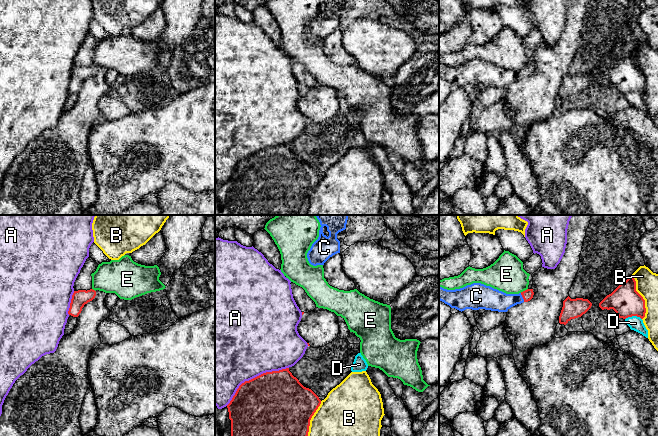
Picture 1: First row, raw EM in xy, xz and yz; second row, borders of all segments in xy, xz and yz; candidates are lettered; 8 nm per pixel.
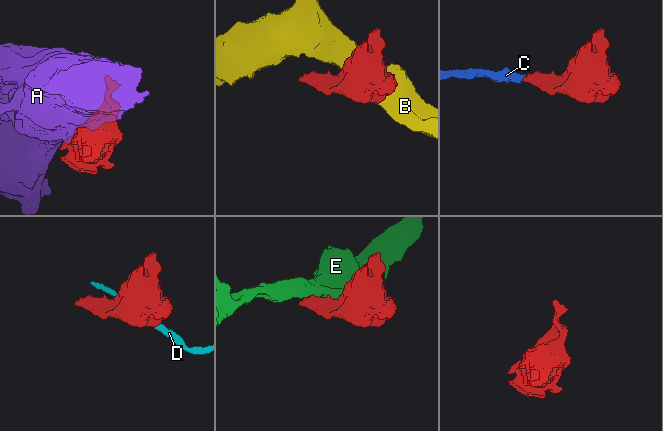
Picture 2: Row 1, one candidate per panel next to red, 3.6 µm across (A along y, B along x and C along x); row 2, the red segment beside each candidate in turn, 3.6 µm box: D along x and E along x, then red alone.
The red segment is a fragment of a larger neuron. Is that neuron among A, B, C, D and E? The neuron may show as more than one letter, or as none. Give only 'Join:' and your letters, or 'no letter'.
Join: C

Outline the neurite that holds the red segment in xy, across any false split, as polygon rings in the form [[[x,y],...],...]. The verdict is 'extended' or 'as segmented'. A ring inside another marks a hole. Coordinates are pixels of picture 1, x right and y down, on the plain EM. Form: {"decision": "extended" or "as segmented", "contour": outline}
{"decision": "as segmented", "contour": [[[78,66],[74,67],[70,79],[68,90],[73,93],[78,93],[85,80],[92,77],[96,72],[96,67],[90,66]]]}

